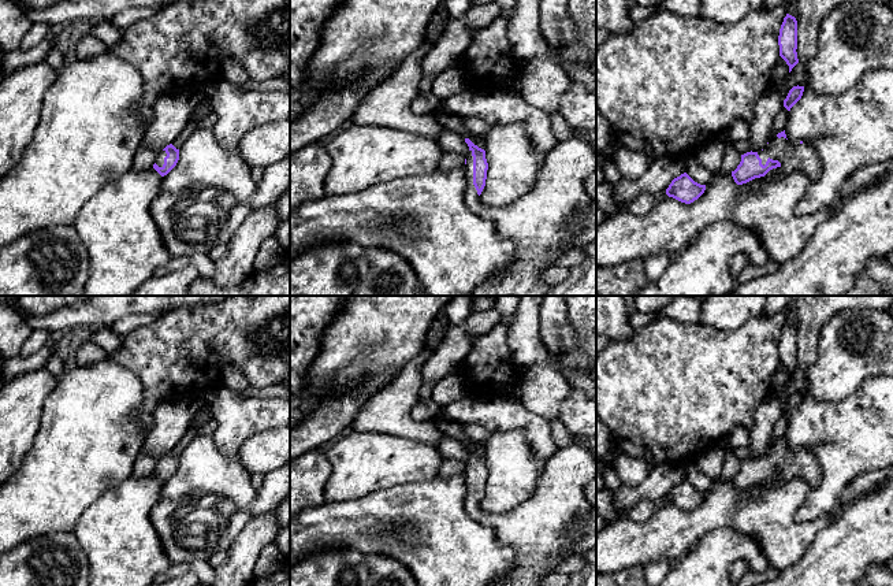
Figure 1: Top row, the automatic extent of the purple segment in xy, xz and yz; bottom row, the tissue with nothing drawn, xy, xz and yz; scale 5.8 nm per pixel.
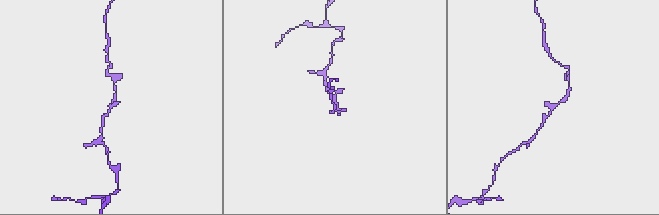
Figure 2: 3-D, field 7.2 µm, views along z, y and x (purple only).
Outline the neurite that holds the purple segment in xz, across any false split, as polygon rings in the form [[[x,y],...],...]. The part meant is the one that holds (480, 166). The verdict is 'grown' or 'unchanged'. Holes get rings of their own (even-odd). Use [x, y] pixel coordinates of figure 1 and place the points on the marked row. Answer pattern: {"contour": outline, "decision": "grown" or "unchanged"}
{"contour": [[[574,131],[566,141],[557,142],[544,156],[535,186],[514,203],[502,208],[485,207],[480,194],[485,186],[488,163],[485,151],[465,138],[469,152],[465,155],[466,189],[464,201],[477,216],[491,220],[501,237],[517,245],[517,255],[502,272],[491,277],[475,289],[472,296],[546,296],[550,285],[542,282],[542,272],[572,248],[572,240],[583,230],[585,209],[591,199],[585,192],[585,178],[596,171],[596,152],[587,138]]], "decision": "grown"}

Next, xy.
{"contour": [[[172,144],[167,145],[161,152],[159,152],[153,168],[161,175],[167,175],[179,160],[179,149]]], "decision": "grown"}

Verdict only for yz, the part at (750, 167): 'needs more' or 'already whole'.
needs more

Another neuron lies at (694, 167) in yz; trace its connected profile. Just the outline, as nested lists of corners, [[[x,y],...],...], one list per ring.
[[[691,156],[685,160],[685,173],[697,183],[706,185],[711,178],[712,173],[708,171],[696,156]]]

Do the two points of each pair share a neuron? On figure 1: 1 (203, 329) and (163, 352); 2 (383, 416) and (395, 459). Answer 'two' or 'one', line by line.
1: one
2: two

